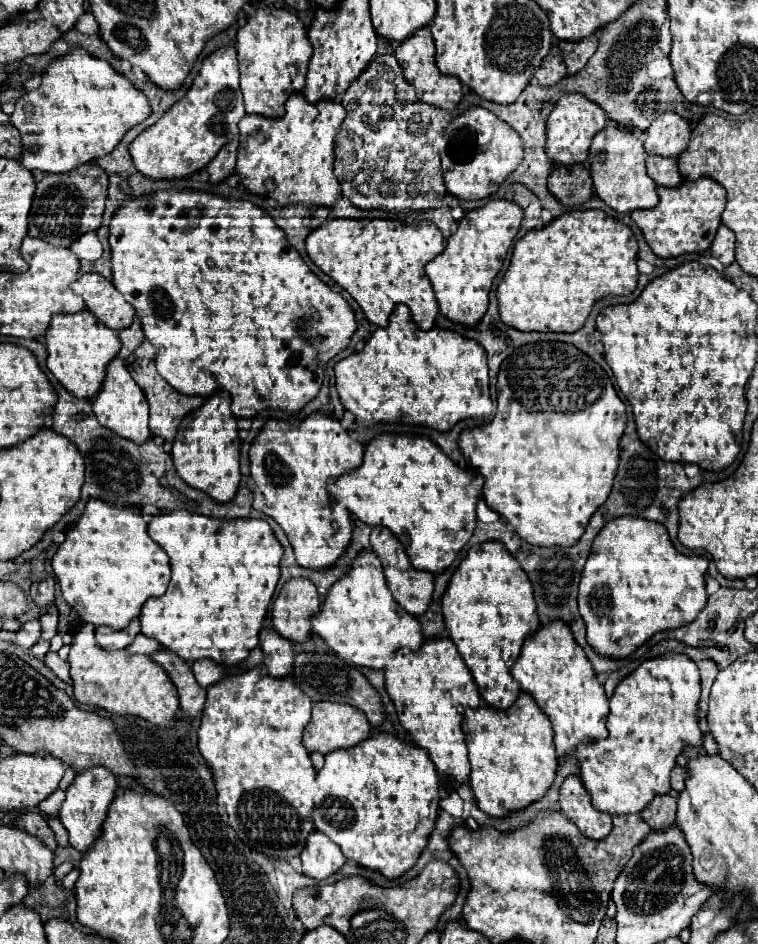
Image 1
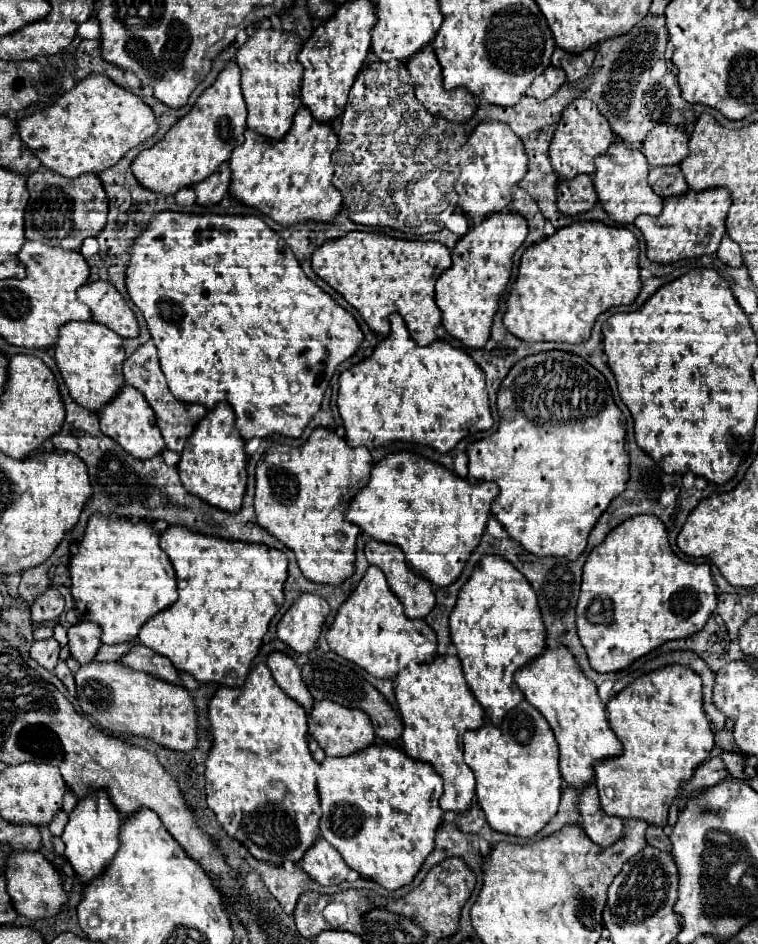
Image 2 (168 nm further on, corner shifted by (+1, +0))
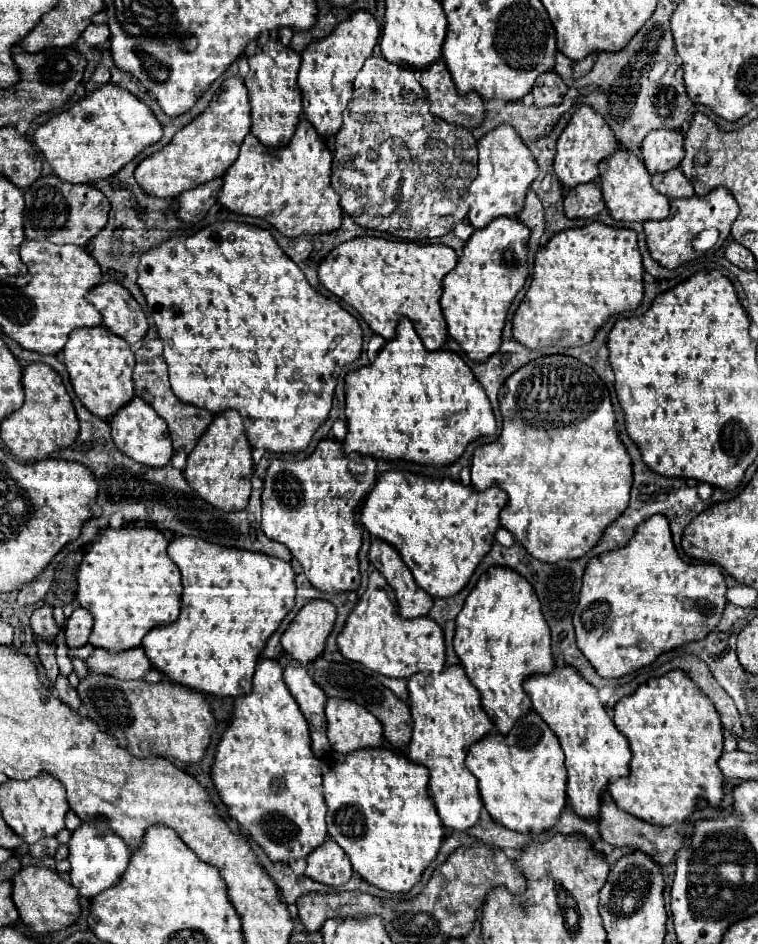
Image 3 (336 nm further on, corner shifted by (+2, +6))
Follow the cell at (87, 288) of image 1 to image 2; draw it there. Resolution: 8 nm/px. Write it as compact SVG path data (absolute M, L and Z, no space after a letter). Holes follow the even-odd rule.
M85 283L77 289L77 299L91 309L95 323L109 327L119 337L135 339L139 335L135 313L131 311L123 295L119 295L119 291L111 287L111 283Z

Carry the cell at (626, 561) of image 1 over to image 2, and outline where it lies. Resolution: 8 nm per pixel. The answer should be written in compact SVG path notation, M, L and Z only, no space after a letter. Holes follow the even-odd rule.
M637 515L615 527L607 539L589 553L577 603L577 635L587 651L591 669L599 673L615 673L627 669L633 661L671 639L687 639L699 633L715 607L717 587L709 565L695 565L679 559L669 547L663 521L655 515Z

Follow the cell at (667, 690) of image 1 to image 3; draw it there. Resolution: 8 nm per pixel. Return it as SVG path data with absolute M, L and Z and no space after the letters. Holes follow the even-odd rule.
M680 669L648 679L614 707L614 725L626 735L632 761L630 775L612 779L608 791L614 803L652 825L674 825L692 815L700 797L722 801L724 777L716 767L722 755L722 723L710 699Z

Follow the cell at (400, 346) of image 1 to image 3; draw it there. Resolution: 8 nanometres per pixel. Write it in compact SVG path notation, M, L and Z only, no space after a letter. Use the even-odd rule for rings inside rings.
M406 317L398 321L396 337L384 343L378 357L370 365L354 369L346 375L344 413L348 421L344 453L362 453L376 459L408 459L426 465L454 463L470 441L496 431L496 419L490 401L470 367L458 353L426 351L414 331L412 321Z

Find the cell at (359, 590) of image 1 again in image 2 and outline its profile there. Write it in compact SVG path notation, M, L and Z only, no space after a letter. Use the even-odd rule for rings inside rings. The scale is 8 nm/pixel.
M373 565L367 569L365 577L359 581L355 591L349 595L349 599L341 605L341 609L339 609L331 629L327 633L327 643L337 655L341 655L347 661L363 667L367 673L371 673L379 679L393 679L401 669L405 669L413 663L427 663L437 655L437 635L435 635L435 631L425 621L409 619L403 613L403 605L391 593L383 571L379 567L373 567Z

